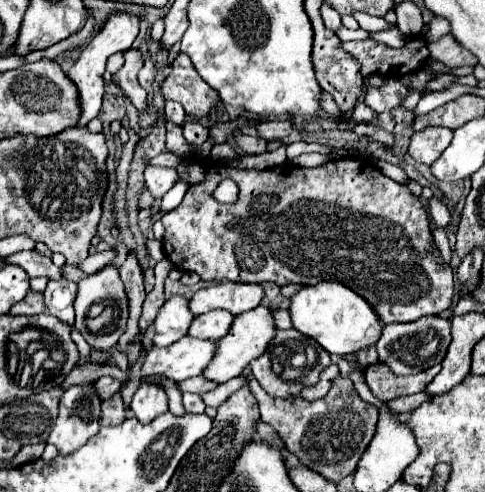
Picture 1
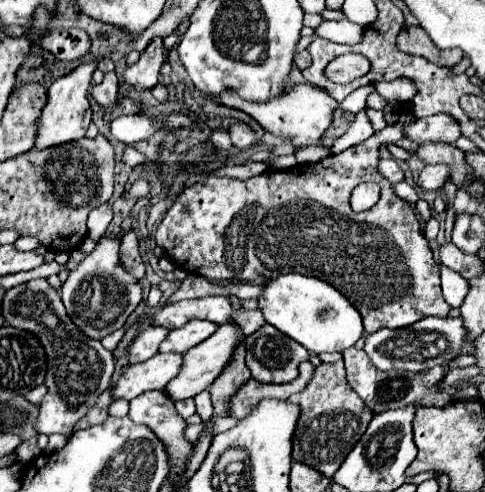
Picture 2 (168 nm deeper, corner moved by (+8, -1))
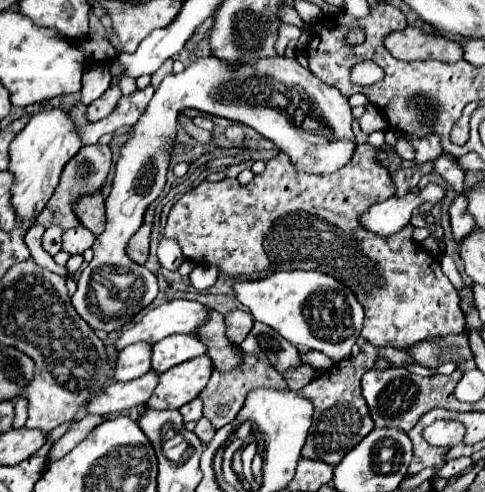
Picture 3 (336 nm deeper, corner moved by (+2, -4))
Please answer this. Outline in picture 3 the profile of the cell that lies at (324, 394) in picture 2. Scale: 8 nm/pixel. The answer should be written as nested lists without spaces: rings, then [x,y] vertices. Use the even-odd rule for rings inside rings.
[[[366,343],[366,347],[362,347],[362,353],[358,357],[348,357],[344,361],[334,363],[328,371],[320,373],[316,379],[312,379],[306,387],[302,387],[298,391],[304,399],[312,401],[312,405],[314,405],[314,423],[308,431],[308,439],[302,449],[302,457],[318,459],[318,461],[324,461],[334,467],[344,459],[344,455],[352,447],[356,447],[374,429],[374,421],[370,419],[368,405],[360,393],[360,377],[366,369],[374,367],[374,361],[378,355],[384,355],[394,367],[412,363],[412,359],[402,351],[396,351],[392,347],[380,349],[380,347],[374,347],[372,343]]]

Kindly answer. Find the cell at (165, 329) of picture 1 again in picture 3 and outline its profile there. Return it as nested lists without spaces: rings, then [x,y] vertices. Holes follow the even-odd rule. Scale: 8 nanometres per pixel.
[[[134,343],[122,349],[114,371],[116,381],[132,381],[150,371],[150,347],[152,343]]]

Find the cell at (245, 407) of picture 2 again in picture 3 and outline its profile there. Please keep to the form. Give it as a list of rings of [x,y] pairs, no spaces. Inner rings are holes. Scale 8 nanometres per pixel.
[[[246,355],[244,363],[240,369],[232,371],[232,373],[220,373],[214,369],[208,385],[204,387],[204,391],[200,393],[200,399],[204,401],[204,415],[210,419],[214,429],[220,429],[228,423],[232,423],[238,415],[238,409],[242,407],[242,403],[246,401],[246,395],[252,389],[260,389],[260,387],[274,387],[274,389],[288,389],[284,377],[280,377],[266,359],[256,359],[254,355]]]

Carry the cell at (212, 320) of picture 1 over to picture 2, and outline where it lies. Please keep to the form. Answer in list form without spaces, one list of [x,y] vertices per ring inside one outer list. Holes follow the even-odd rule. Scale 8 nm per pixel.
[[[192,320],[184,324],[184,328],[176,328],[168,332],[164,342],[160,344],[160,352],[172,352],[172,354],[184,354],[196,344],[204,342],[212,332],[216,332],[216,324],[208,324],[206,320]]]

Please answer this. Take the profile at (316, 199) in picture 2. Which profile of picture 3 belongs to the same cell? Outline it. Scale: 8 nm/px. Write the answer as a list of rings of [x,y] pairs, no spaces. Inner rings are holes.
[[[362,143],[354,149],[350,163],[330,175],[298,173],[290,159],[280,153],[266,163],[266,171],[254,175],[248,185],[240,185],[238,179],[222,179],[218,183],[200,183],[198,187],[184,193],[178,203],[170,209],[164,237],[178,241],[186,259],[196,265],[214,265],[228,277],[276,273],[276,271],[320,271],[326,273],[346,287],[350,287],[364,307],[364,331],[362,337],[376,347],[410,347],[432,335],[460,333],[464,331],[464,313],[460,309],[460,297],[450,279],[442,273],[438,259],[424,251],[412,239],[412,225],[390,237],[370,235],[358,227],[358,215],[366,207],[386,201],[396,195],[394,179],[388,167],[378,159],[382,149]]]

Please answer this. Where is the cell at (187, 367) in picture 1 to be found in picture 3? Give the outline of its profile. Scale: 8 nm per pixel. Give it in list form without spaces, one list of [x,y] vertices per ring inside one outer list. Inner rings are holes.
[[[150,369],[146,375],[132,379],[132,381],[126,381],[126,383],[114,381],[100,395],[94,395],[90,399],[88,413],[116,415],[124,409],[144,405],[146,399],[150,399],[150,393],[154,393],[158,379],[160,379],[160,371]]]

